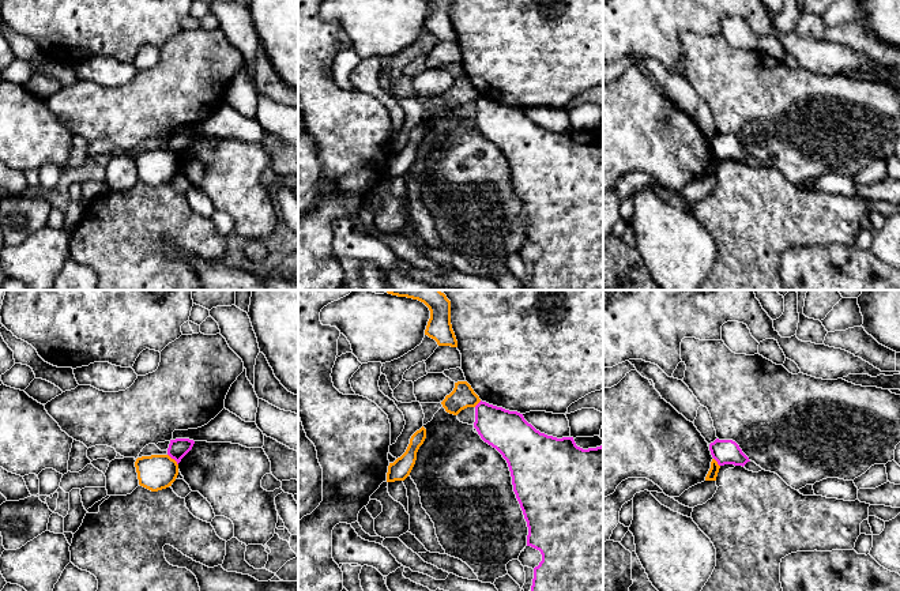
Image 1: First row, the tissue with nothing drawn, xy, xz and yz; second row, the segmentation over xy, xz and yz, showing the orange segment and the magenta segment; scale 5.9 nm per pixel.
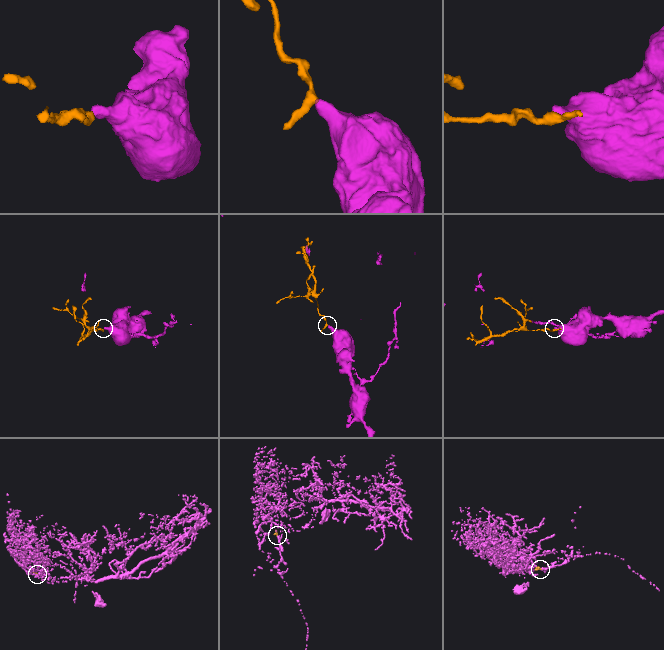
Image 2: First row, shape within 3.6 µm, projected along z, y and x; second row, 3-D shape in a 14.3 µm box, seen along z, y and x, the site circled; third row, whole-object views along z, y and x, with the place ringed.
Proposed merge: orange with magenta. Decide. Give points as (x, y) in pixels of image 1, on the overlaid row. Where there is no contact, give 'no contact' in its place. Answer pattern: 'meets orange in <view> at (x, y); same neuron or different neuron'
meets orange in xy at (173, 459); different neuron

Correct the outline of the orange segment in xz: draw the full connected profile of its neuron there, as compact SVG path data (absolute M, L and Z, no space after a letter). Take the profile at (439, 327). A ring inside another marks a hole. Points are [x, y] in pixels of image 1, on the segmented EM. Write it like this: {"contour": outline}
{"contour": "M387 290L388 294L407 297L423 302L430 310L425 335L438 346L457 347L451 324L451 301L440 290Z"}

